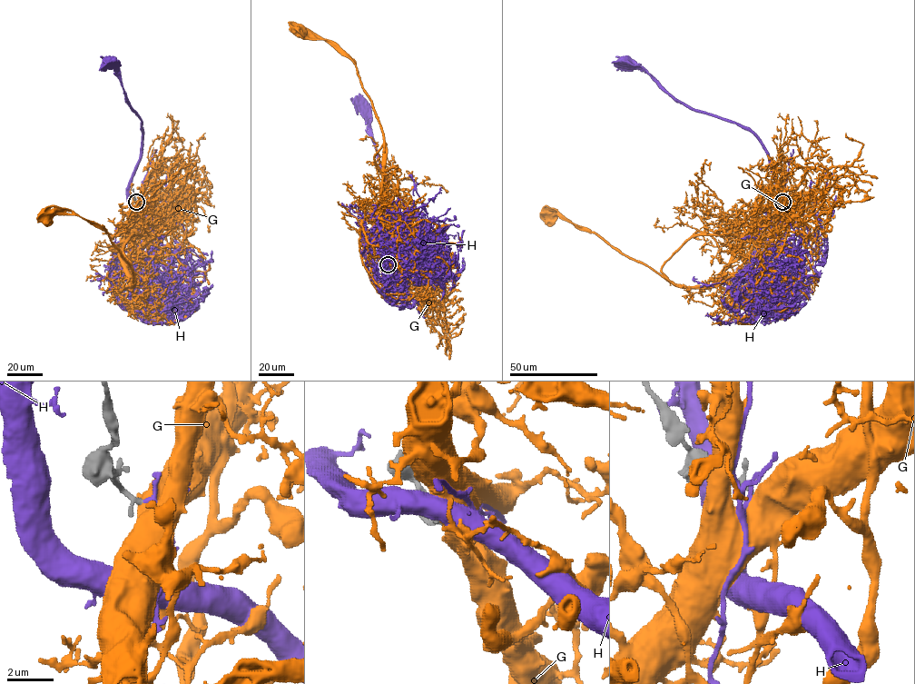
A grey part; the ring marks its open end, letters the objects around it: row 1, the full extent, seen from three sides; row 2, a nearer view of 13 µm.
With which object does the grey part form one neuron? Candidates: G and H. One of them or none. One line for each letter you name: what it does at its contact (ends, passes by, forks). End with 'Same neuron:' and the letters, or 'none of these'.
H: It passes by
Same neuron: H

